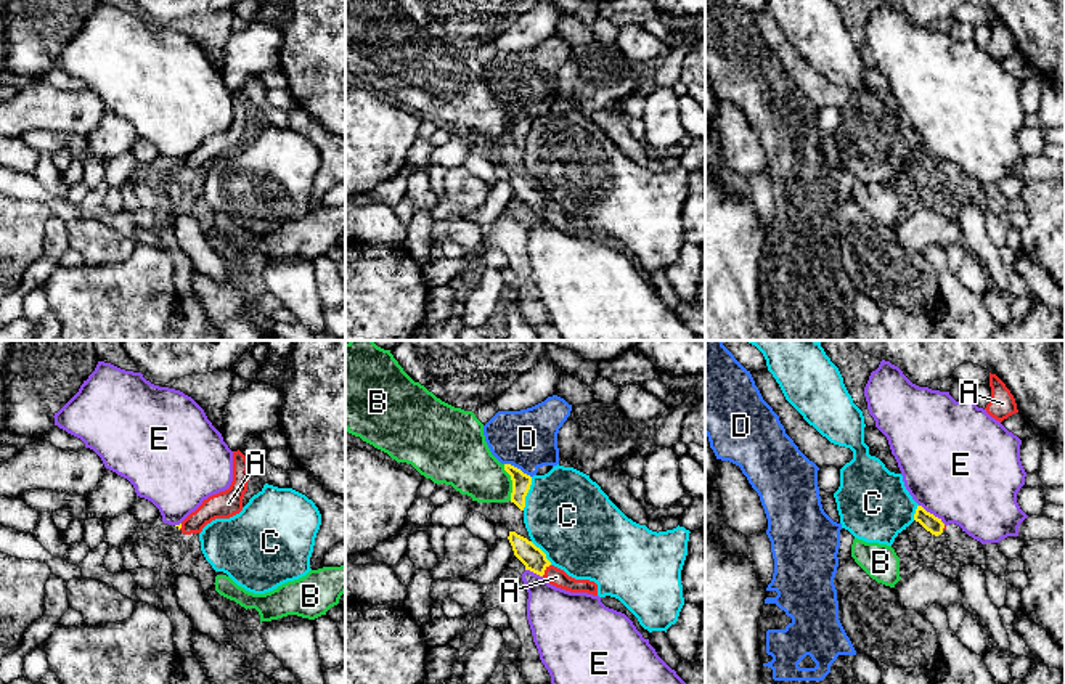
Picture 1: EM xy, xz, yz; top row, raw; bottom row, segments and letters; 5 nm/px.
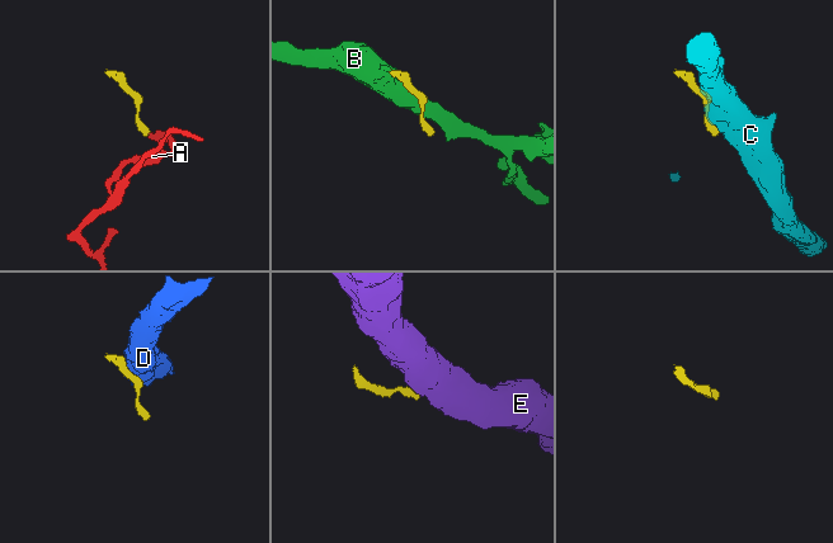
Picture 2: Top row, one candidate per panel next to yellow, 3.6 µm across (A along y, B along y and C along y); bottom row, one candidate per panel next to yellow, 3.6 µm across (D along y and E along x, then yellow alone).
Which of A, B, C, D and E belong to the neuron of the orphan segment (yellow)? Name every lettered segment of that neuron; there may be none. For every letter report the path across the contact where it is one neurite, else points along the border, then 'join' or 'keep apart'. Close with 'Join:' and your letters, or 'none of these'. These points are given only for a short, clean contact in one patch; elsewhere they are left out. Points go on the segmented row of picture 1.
A: runs through xz (534, 559), (545, 569), (556, 577); join
B: keep apart
C: border along xz (532, 477), (522, 509); keep apart
D: border along xz (505, 463), (519, 468), (530, 477); keep apart
E: border along yz (919, 504), (945, 524); keep apart
Join: A

